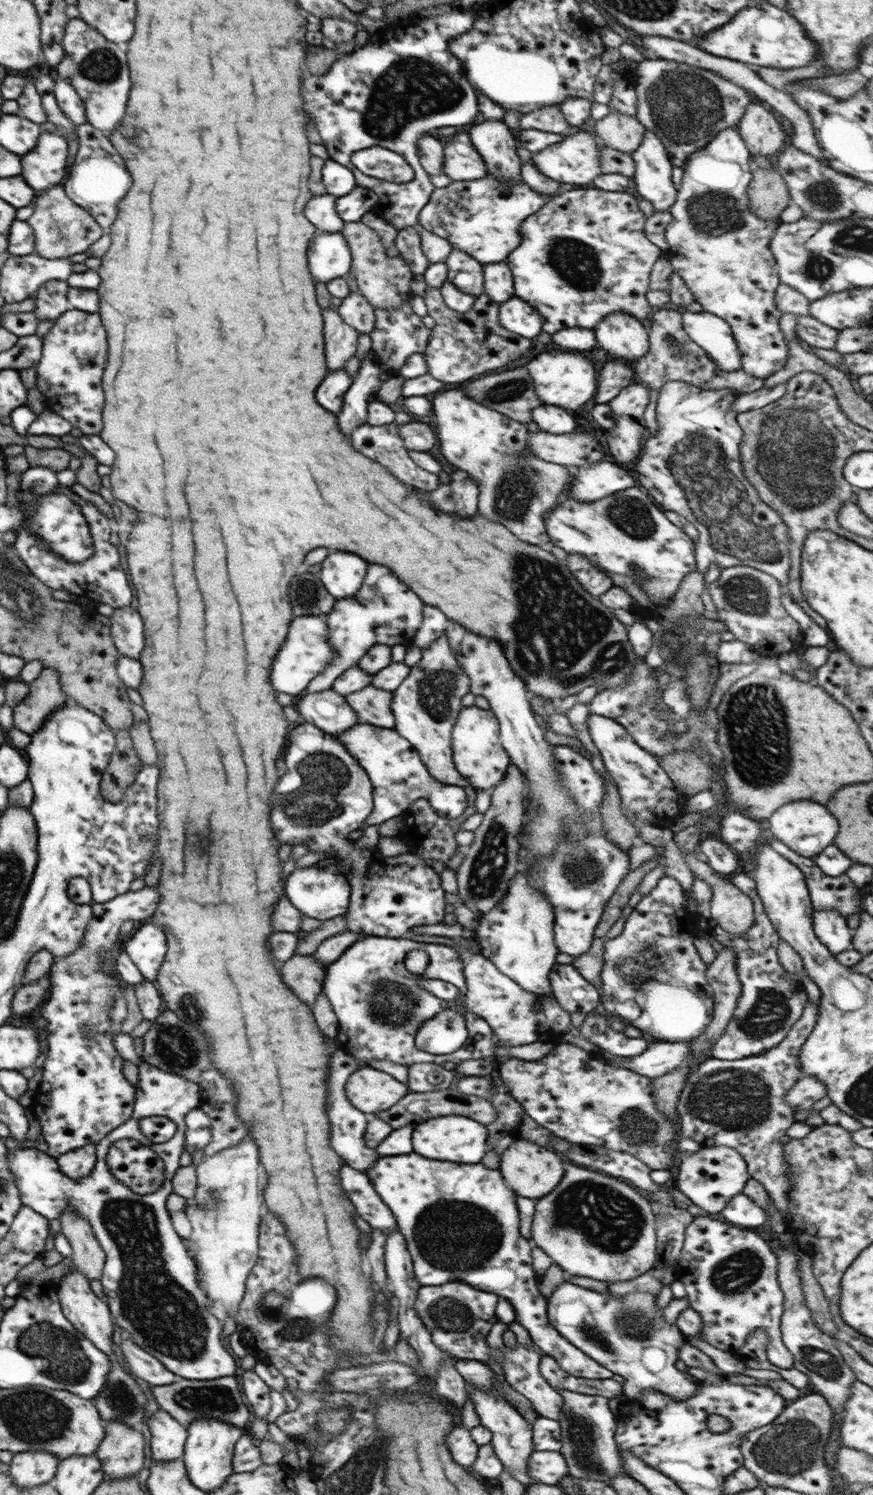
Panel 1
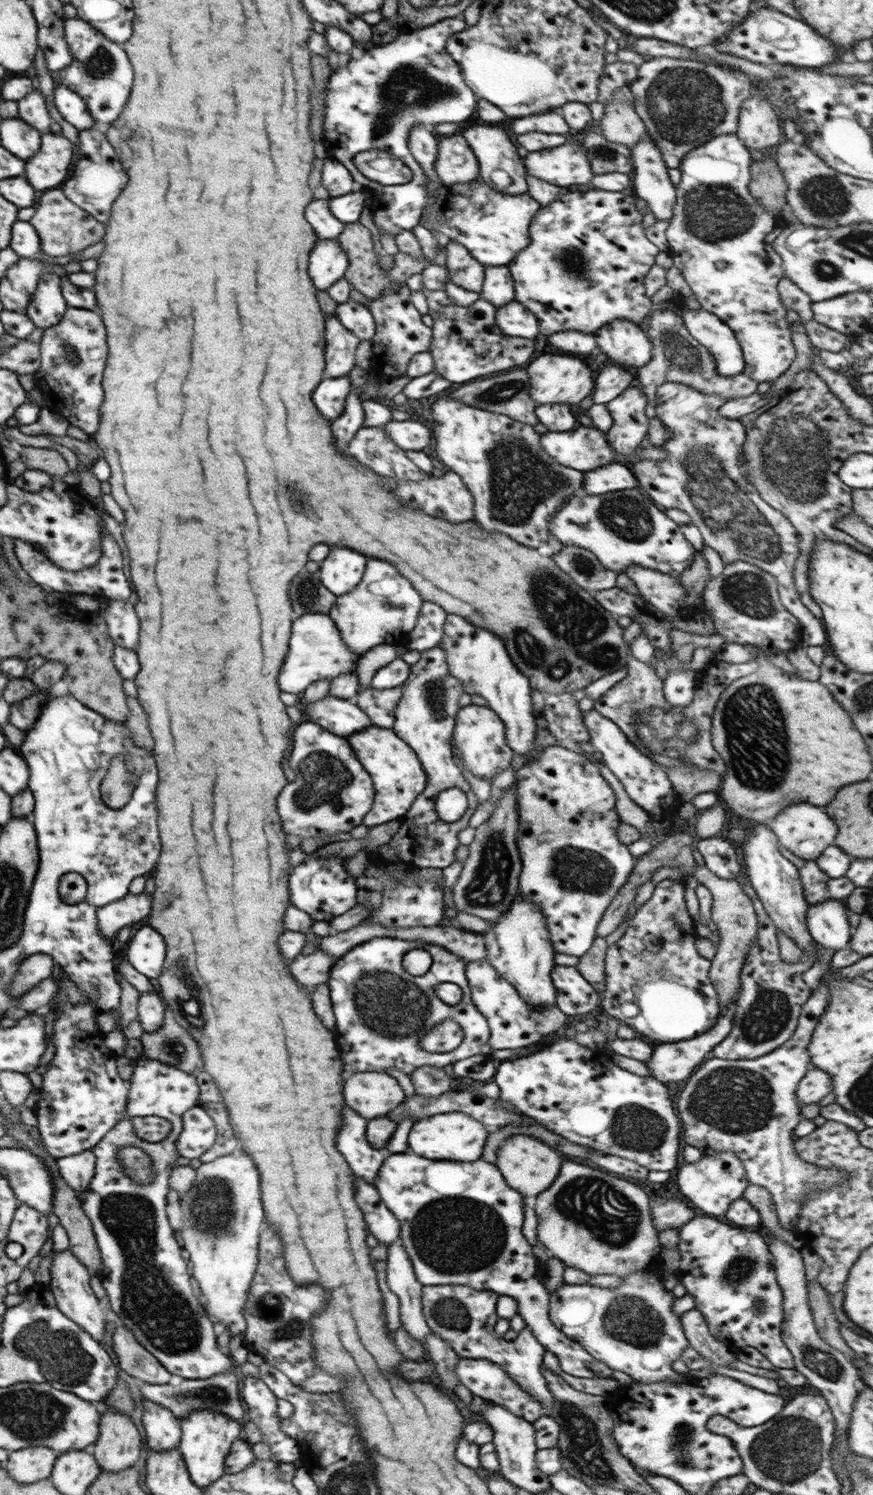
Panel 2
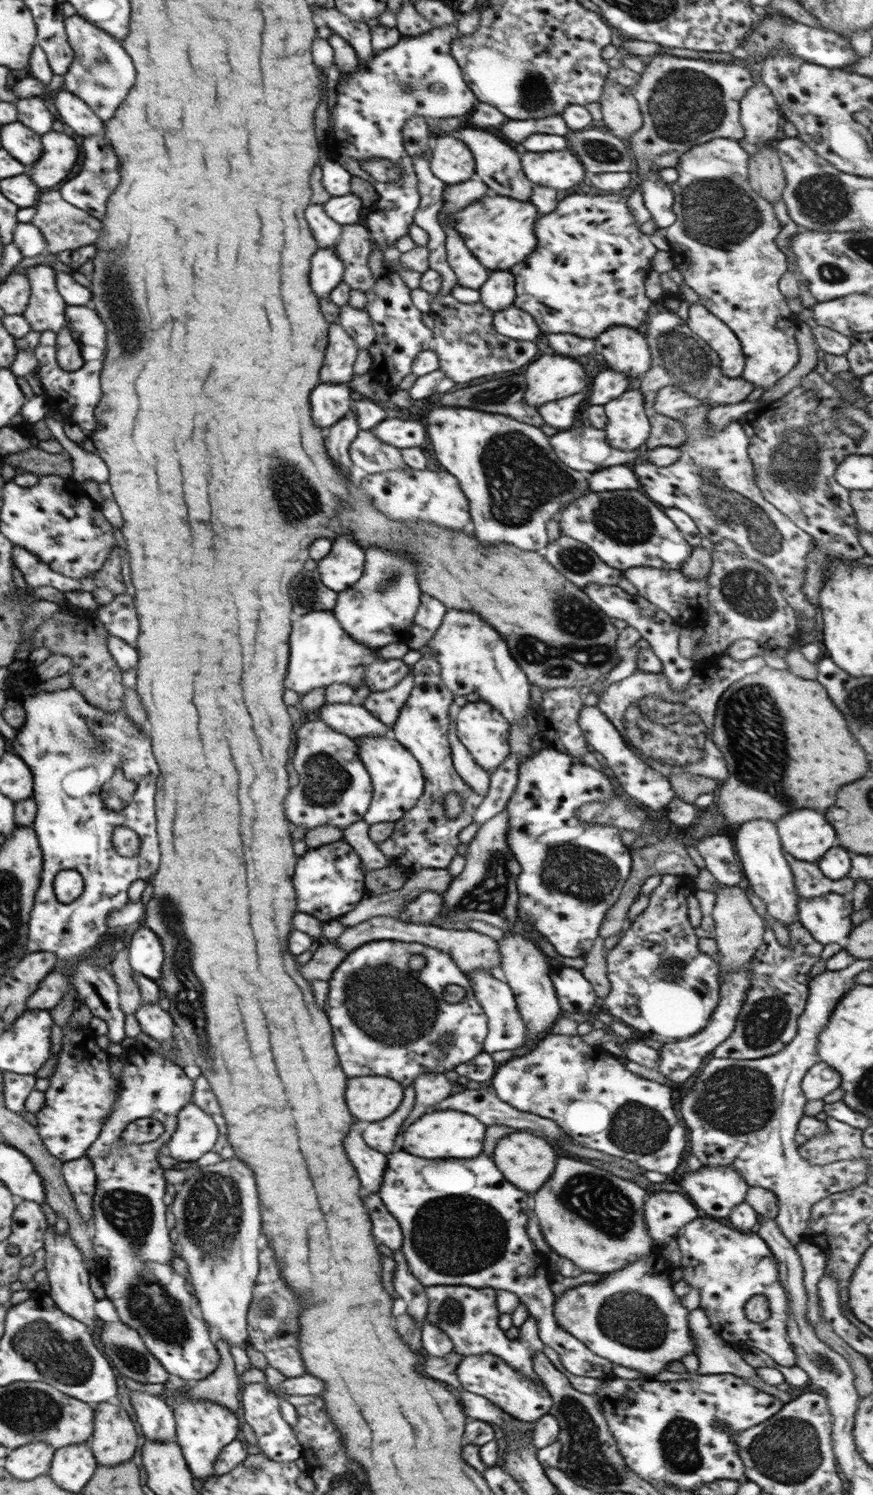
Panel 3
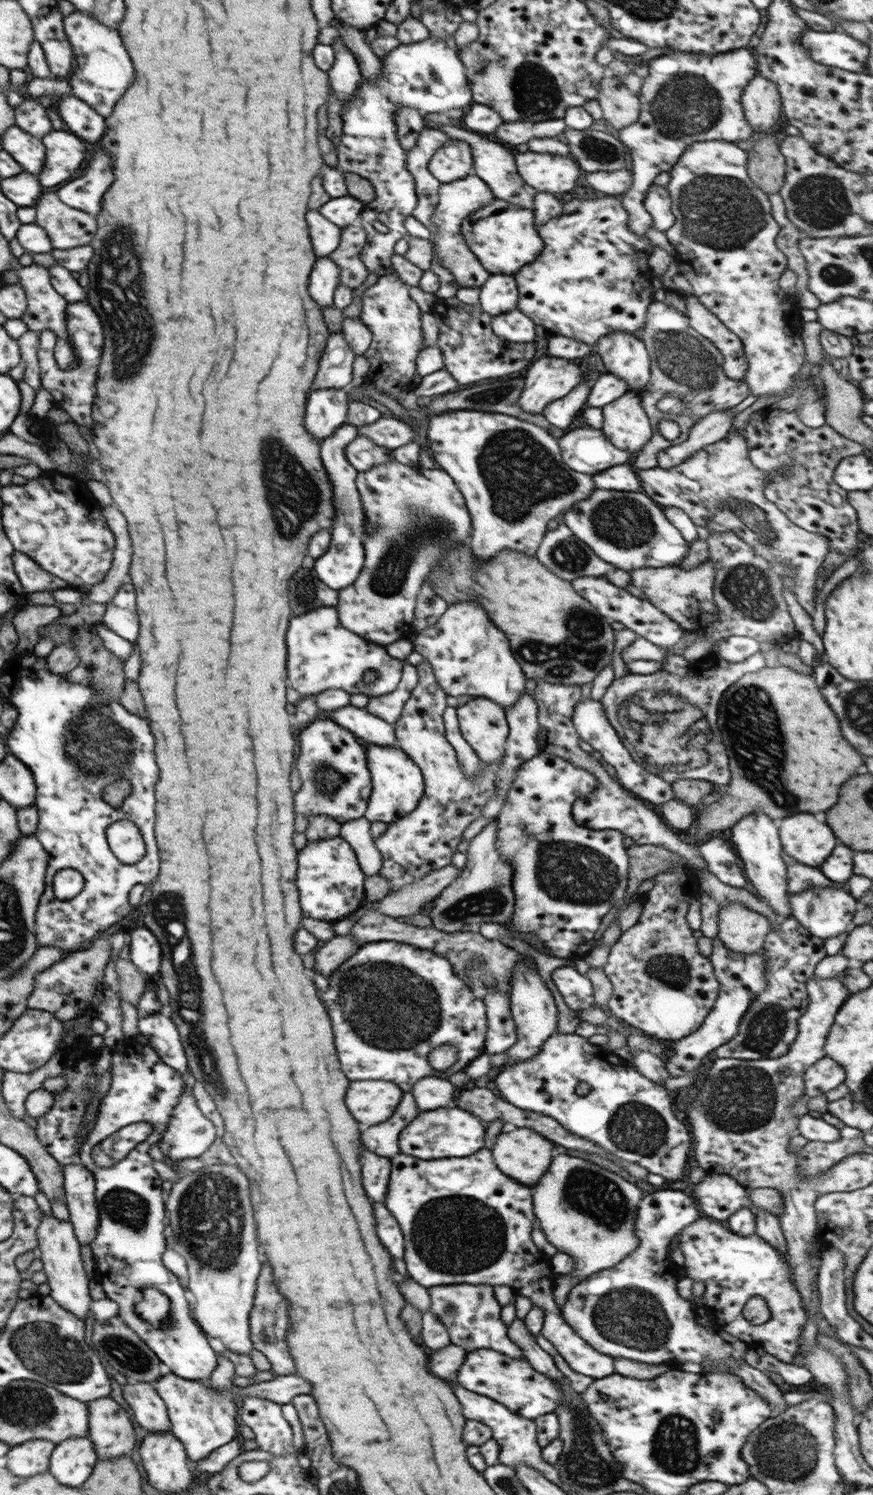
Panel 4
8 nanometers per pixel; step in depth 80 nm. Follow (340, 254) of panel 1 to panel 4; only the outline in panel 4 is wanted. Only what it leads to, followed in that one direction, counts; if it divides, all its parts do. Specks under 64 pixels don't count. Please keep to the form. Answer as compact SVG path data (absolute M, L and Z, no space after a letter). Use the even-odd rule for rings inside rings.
M328 256L315 259L309 274L307 292L318 307L332 306L332 296L338 285L338 276L339 269Z

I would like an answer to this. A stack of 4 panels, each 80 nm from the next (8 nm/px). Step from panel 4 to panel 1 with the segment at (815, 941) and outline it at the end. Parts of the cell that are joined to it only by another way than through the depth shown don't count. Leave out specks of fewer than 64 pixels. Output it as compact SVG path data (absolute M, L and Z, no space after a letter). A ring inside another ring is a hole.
M733 872L722 877L723 880L733 883L733 886L743 892L752 902L754 923L749 927L749 930L743 934L725 932L710 918L710 901L696 904L693 916L703 926L701 935L705 936L708 941L717 941L723 948L733 948L736 958L740 995L733 1009L731 1020L727 1023L723 1034L710 1046L711 1058L732 1061L761 1054L781 1042L790 1026L799 1020L802 1008L808 998L800 978L795 974L787 973L777 962L778 934L765 916L751 875Z

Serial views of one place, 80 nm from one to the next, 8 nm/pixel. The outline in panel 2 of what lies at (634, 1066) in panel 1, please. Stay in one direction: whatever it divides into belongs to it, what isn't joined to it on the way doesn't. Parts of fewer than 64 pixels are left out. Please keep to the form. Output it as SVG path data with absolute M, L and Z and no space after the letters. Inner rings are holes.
M729 1003L721 1014L718 1014L716 1023L710 1026L705 1032L698 1034L694 1039L671 1042L671 1044L657 1044L653 1047L648 1060L644 1060L651 1077L659 1082L677 1082L685 1080L703 1062L703 1056L709 1052L722 1038L727 1036L731 1028L733 1019L733 1004Z

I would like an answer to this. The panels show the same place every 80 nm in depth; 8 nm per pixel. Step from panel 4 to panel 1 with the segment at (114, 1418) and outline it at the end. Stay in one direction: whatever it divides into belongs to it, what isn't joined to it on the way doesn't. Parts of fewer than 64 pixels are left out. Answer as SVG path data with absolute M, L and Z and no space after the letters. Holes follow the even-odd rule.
M106 1422L103 1426L105 1436L94 1454L104 1474L112 1479L137 1476L143 1468L142 1435L121 1422Z

